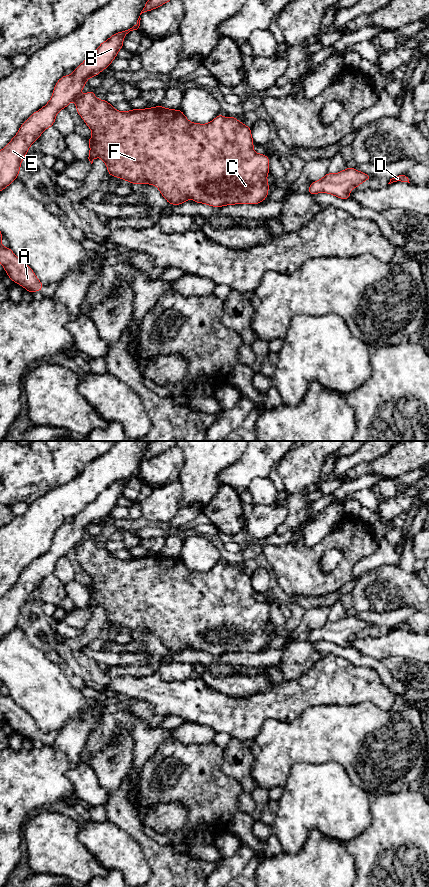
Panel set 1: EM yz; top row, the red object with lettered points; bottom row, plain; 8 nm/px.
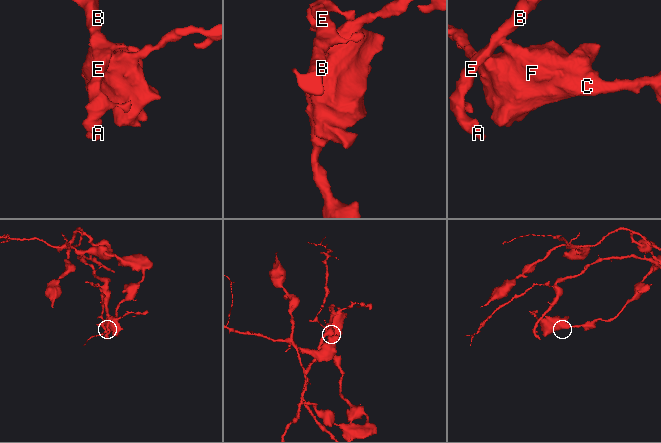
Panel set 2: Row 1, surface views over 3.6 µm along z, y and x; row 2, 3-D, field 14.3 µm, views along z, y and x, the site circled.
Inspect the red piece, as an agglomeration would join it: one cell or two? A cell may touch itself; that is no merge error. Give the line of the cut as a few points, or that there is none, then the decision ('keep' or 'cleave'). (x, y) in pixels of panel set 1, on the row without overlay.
yz (78, 545), (74, 547) | cleave

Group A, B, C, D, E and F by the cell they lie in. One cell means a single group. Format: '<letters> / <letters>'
A B E / C D F

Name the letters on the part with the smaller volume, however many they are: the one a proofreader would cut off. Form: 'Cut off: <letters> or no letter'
Cut off: A, B, E

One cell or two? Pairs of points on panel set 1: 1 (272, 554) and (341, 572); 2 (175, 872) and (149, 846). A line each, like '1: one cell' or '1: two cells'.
1: one cell
2: one cell

